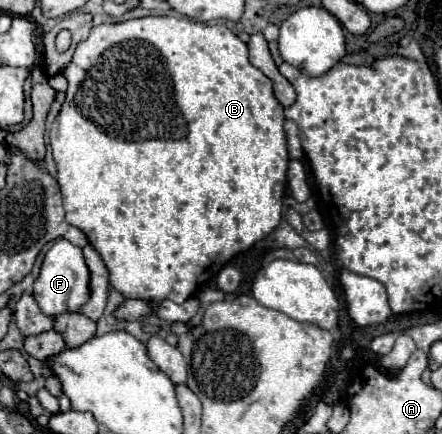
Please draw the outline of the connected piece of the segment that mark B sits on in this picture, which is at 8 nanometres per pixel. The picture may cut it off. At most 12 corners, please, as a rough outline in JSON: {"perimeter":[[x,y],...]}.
{"perimeter":[[219,23],[97,25],[51,131],[123,297],[279,225],[285,115]]}

